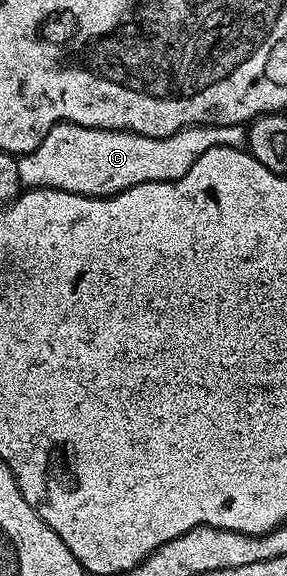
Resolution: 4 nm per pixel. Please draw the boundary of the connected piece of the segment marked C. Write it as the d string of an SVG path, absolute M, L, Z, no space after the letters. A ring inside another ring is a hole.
M58 122L45 136L45 140L41 140L37 148L33 148L33 152L19 158L19 180L27 188L64 190L70 194L80 194L90 198L108 198L125 192L137 184L177 180L185 176L185 172L189 172L189 168L193 168L193 164L197 164L197 160L201 160L201 156L205 156L209 148L242 147L246 141L247 132L243 126L186 126L185 129L173 132L164 138L154 138L135 134L131 130L98 130L88 126L78 126L72 122Z

